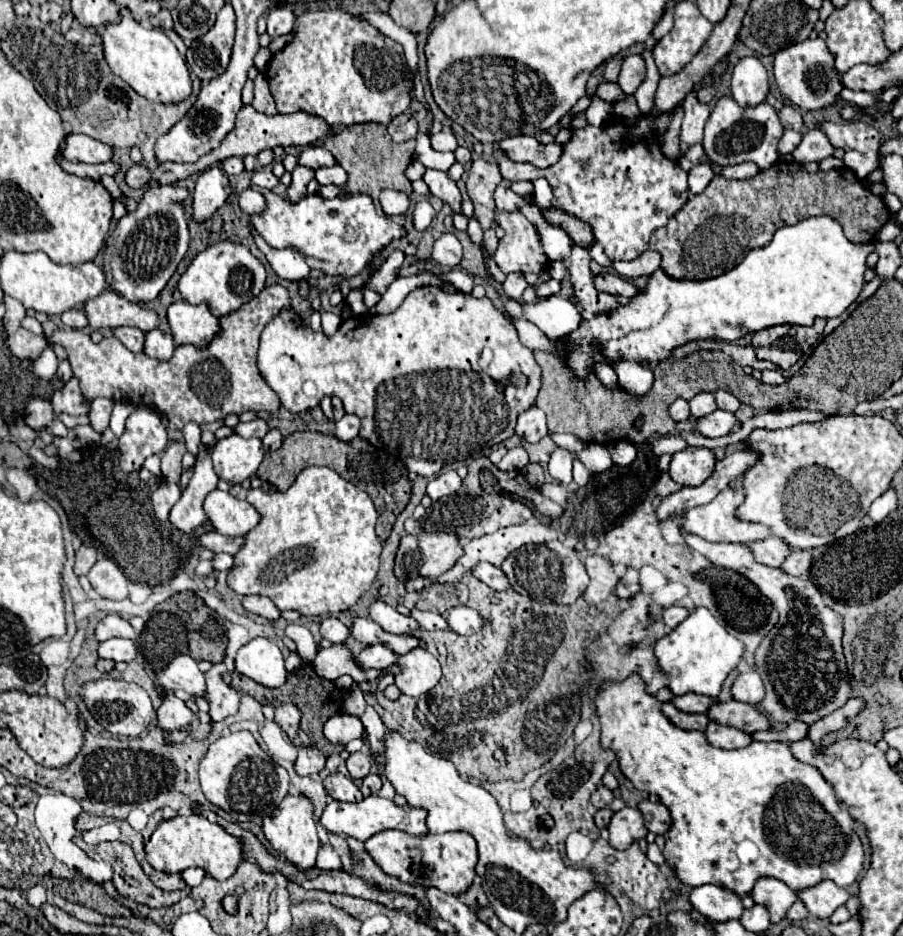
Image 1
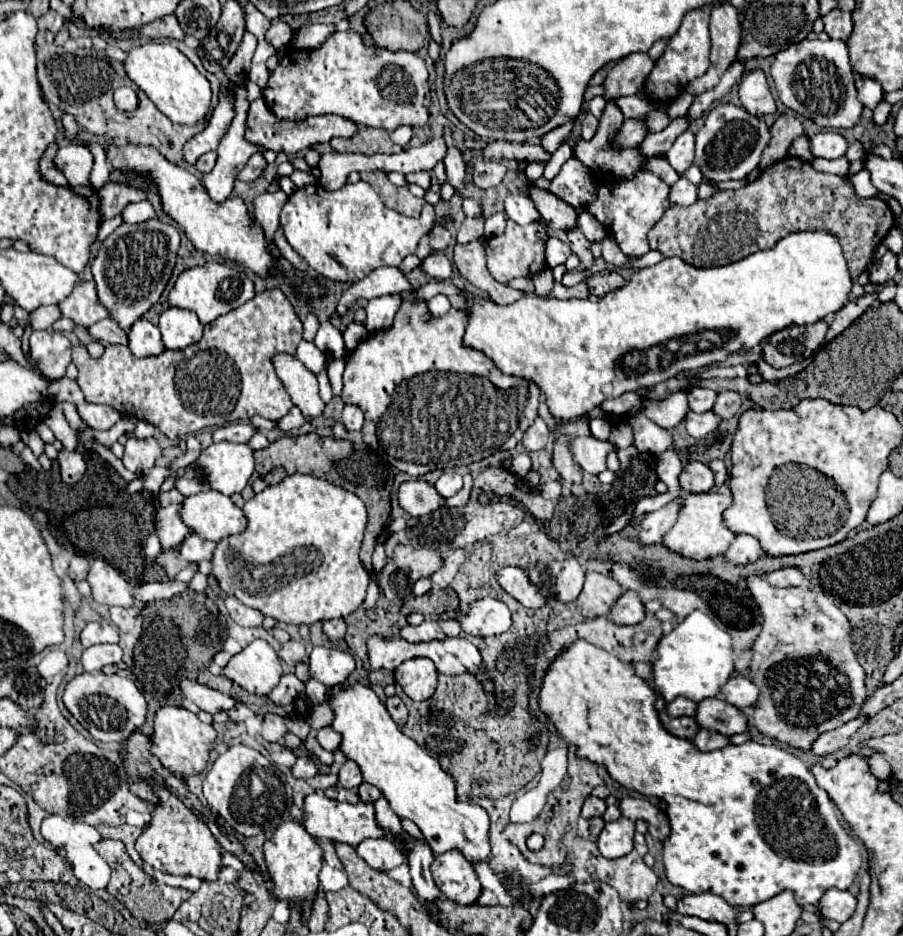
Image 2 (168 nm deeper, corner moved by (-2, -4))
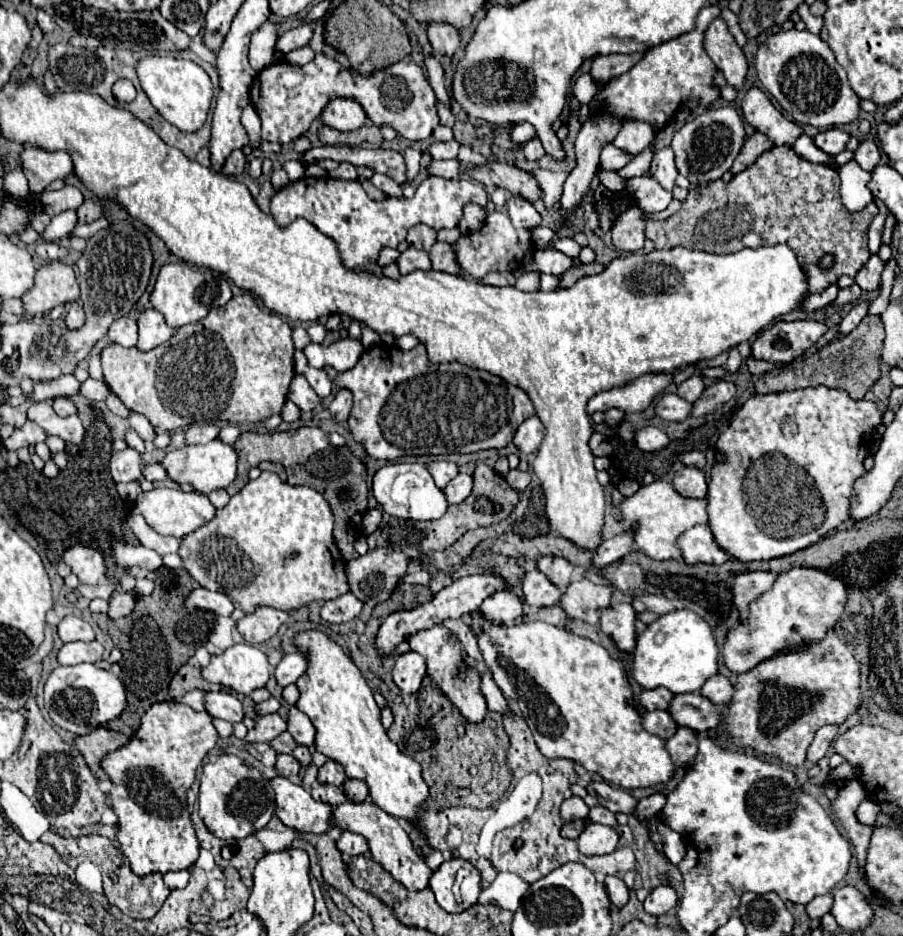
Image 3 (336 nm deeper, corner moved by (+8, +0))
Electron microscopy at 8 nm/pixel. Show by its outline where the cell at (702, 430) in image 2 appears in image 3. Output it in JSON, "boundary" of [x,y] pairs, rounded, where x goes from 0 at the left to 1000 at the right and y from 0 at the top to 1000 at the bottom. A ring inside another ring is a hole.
{"boundary":[[[734,422],[725,435],[728,443],[739,450],[759,450],[765,443],[765,431],[756,428],[752,422]]]}

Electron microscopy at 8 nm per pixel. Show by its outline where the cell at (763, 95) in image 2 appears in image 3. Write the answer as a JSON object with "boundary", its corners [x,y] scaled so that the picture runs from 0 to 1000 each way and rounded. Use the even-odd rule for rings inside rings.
{"boundary":[[[832,93],[825,99],[821,116],[827,131],[847,142],[858,155],[878,155],[889,142],[887,134],[874,129],[863,116],[858,116],[854,106],[841,93]]]}

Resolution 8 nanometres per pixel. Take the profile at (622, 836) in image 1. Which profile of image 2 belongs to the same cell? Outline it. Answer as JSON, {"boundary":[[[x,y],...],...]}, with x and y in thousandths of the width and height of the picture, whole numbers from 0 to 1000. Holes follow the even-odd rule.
{"boundary":[[[688,873],[685,877],[672,879],[661,896],[663,911],[670,918],[683,918],[701,909],[701,894],[703,894],[703,879]]]}

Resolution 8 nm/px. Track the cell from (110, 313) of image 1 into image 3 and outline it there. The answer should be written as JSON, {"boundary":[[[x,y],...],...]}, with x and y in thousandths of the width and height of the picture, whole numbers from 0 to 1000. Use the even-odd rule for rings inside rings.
{"boundary":[[[56,281],[52,285],[45,285],[39,296],[39,307],[25,315],[28,328],[41,339],[65,326],[85,322],[90,322],[90,313],[83,290],[70,281]]]}

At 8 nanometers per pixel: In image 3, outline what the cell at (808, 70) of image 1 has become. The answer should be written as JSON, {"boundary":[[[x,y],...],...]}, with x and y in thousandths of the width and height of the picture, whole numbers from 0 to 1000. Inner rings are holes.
{"boundary":[[[863,33],[841,48],[836,74],[845,93],[858,108],[887,134],[922,136],[936,134],[951,125],[951,101],[942,95],[938,76],[927,67],[916,44],[896,33]]]}

